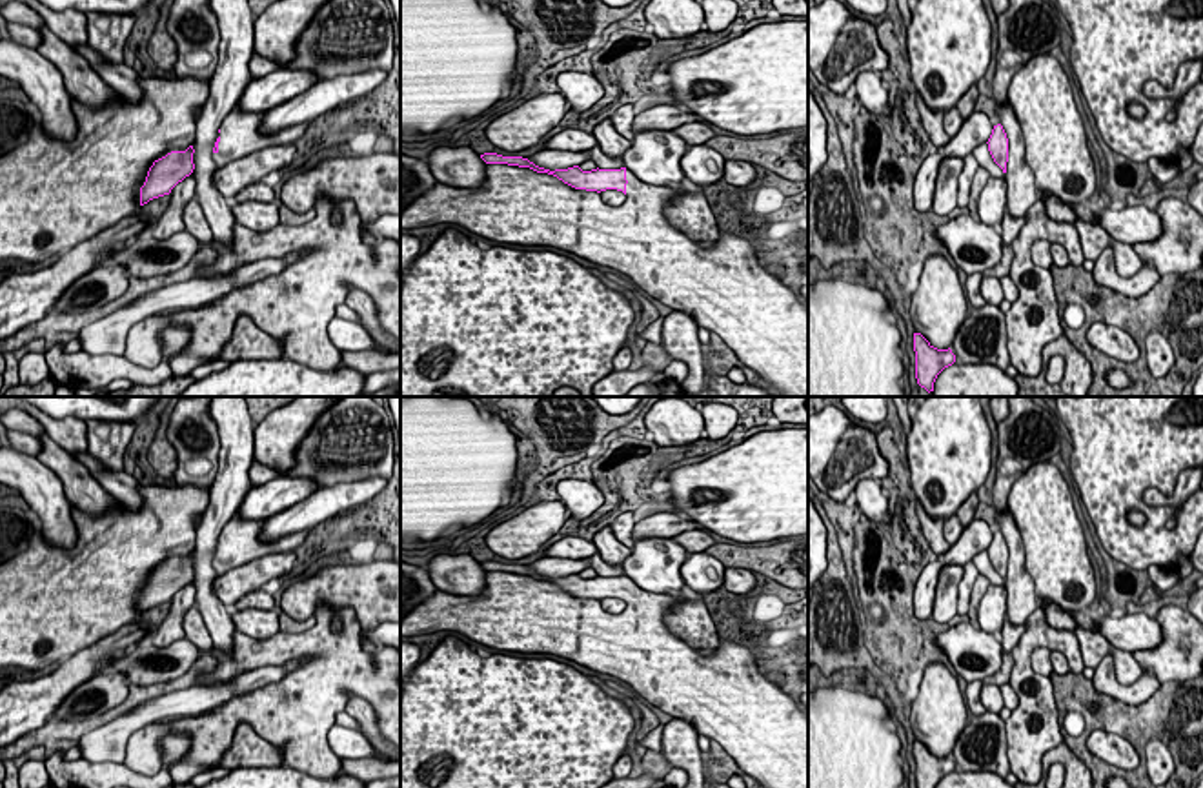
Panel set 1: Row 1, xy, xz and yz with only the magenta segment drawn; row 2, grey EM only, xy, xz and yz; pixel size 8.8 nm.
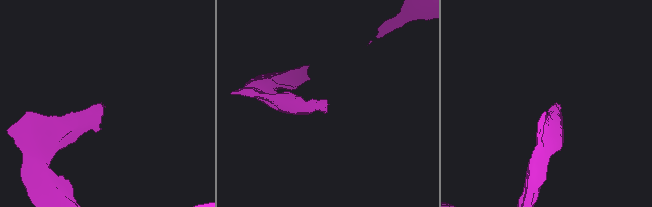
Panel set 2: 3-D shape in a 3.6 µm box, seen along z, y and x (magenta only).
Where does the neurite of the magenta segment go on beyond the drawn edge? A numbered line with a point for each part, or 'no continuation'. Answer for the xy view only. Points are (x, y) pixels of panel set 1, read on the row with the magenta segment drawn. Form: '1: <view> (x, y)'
no continuation

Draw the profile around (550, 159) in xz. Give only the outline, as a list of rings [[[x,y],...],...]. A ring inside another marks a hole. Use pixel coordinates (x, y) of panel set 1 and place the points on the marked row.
[[[544,149],[531,157],[526,157],[539,167],[555,171],[555,169],[568,169],[579,166],[582,171],[597,169],[597,166],[590,160],[588,151],[561,151],[561,149]]]

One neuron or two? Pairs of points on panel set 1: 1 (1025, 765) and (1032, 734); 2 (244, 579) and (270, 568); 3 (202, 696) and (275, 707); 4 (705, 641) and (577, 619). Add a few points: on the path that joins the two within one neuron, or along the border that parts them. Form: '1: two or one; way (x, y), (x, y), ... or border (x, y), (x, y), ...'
1: one; way (1025, 757), (1027, 741)
2: one; way (250, 577), (264, 568)
3: two; border (268, 683), (212, 708)
4: two; border (676, 597), (665, 625), (710, 656)

